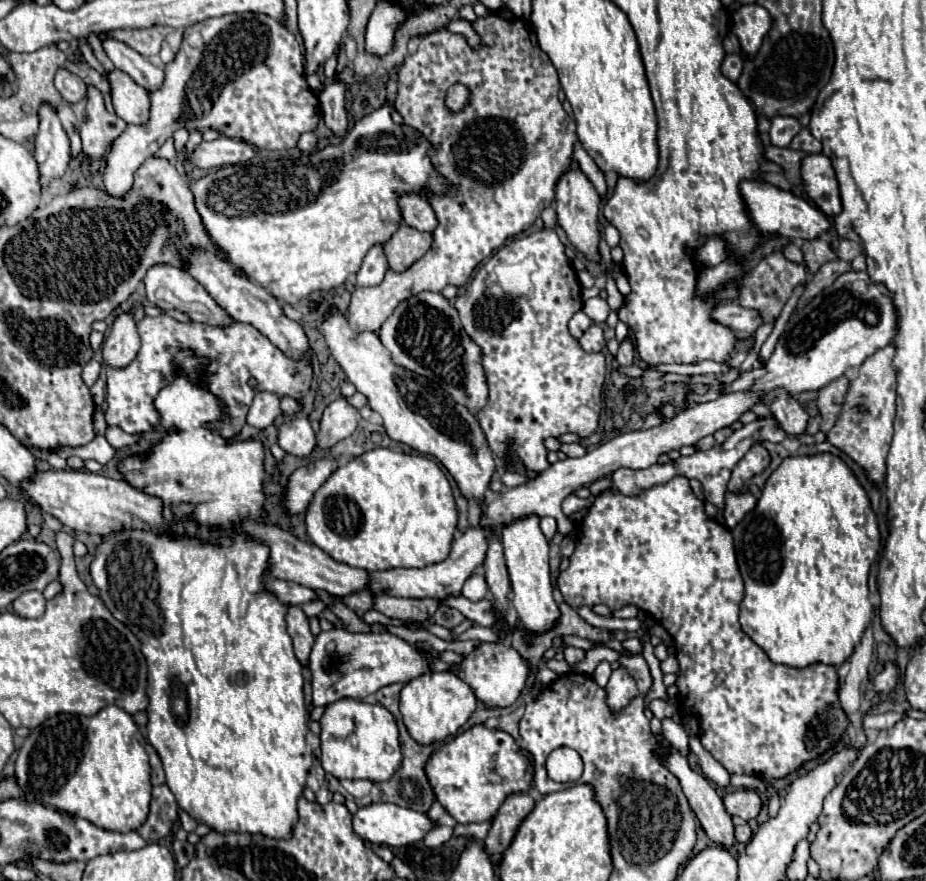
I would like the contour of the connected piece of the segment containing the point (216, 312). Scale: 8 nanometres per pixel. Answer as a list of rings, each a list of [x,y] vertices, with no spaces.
[[[171,266],[149,268],[147,276],[145,276],[145,290],[147,290],[147,300],[151,304],[155,304],[157,308],[161,308],[161,310],[177,310],[177,312],[183,312],[185,316],[189,316],[191,320],[201,322],[201,324],[209,324],[209,326],[229,328],[229,326],[235,324],[231,314],[227,314],[227,310],[223,310],[213,300],[213,296],[185,270],[171,268]]]

